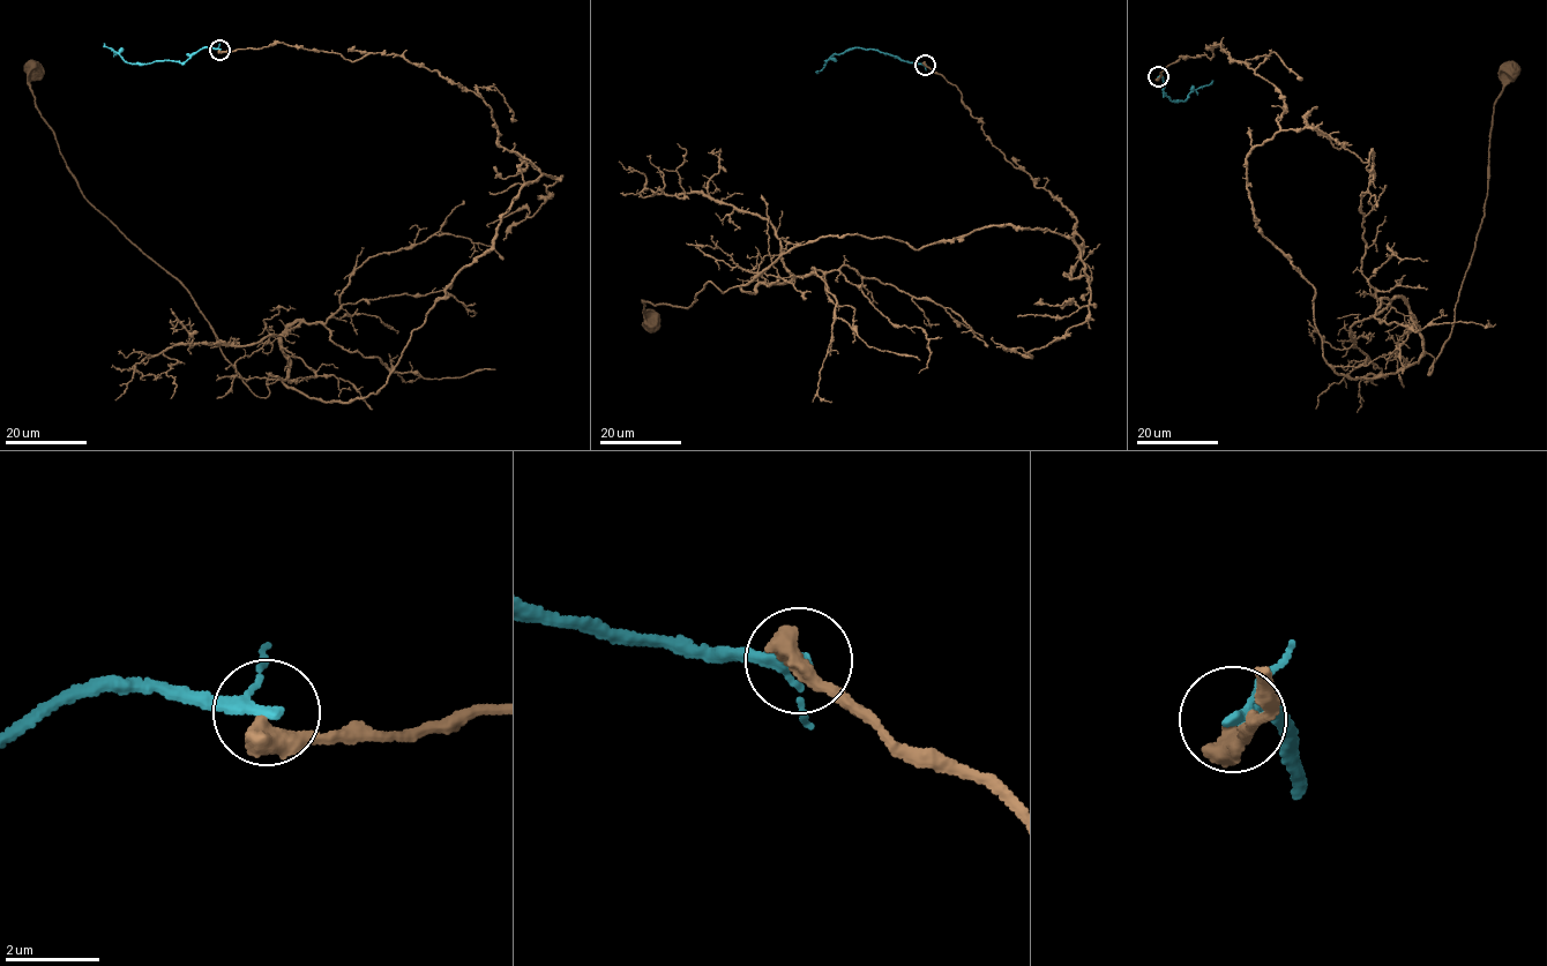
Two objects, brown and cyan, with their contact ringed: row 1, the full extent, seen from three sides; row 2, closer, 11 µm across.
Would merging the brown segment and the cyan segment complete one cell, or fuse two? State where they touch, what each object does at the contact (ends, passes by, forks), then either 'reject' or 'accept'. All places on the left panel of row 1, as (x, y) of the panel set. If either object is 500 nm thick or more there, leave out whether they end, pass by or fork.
place (219, 50); brown ends; cyan passes by; reject

